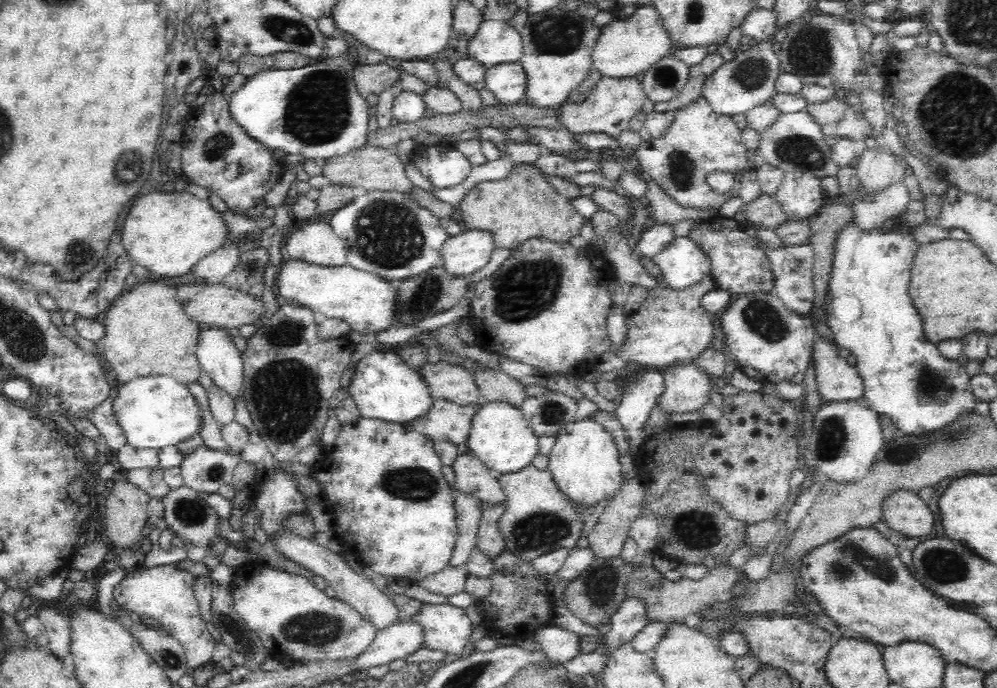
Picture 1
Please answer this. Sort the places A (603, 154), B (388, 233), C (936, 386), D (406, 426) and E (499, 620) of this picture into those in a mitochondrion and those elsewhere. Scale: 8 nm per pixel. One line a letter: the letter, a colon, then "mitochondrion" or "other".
A: other
B: mitochondrion
C: mitochondrion
D: other
E: other

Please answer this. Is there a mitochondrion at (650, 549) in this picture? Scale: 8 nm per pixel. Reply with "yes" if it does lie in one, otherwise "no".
no

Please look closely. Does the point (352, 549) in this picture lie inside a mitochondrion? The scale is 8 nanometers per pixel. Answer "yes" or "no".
no

